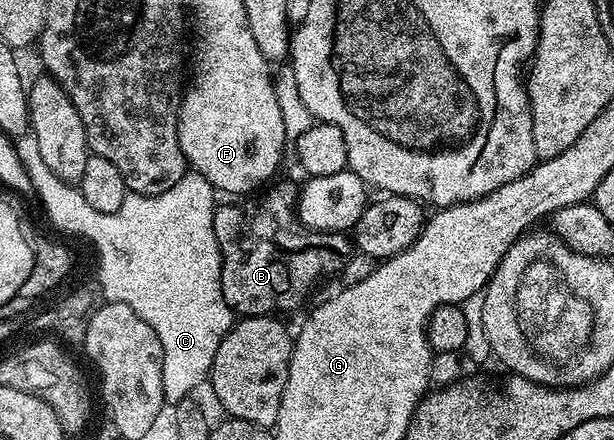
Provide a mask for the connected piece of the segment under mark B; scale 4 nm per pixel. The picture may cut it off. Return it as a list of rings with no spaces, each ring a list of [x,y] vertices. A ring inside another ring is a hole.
[[[284,181],[281,185],[273,184],[268,194],[261,199],[256,205],[256,210],[252,213],[252,218],[240,217],[240,209],[236,205],[217,204],[216,214],[214,215],[214,235],[218,239],[218,247],[220,248],[220,258],[222,259],[222,295],[226,299],[226,303],[232,308],[233,314],[240,317],[267,317],[269,315],[285,315],[291,309],[296,309],[308,297],[308,292],[316,285],[316,280],[323,273],[339,274],[343,270],[344,264],[354,255],[354,241],[348,233],[323,233],[317,229],[306,227],[296,216],[296,198],[298,196],[297,186],[291,185],[290,182]]]

